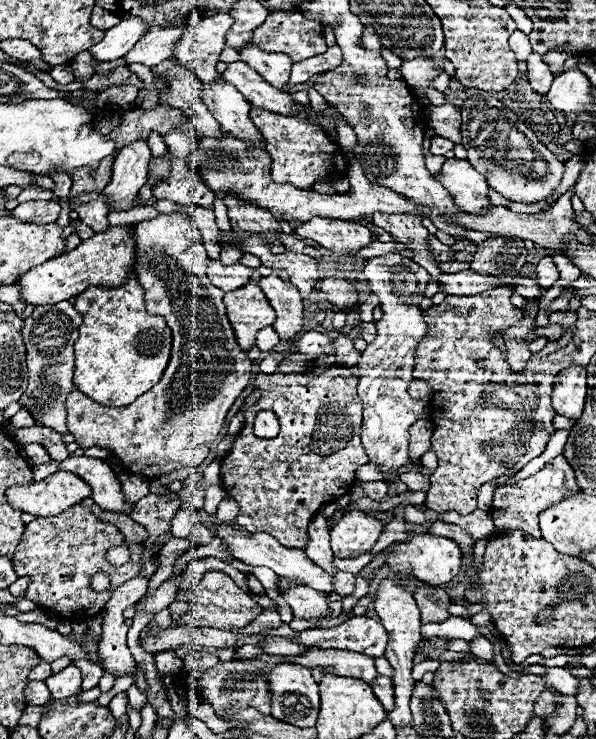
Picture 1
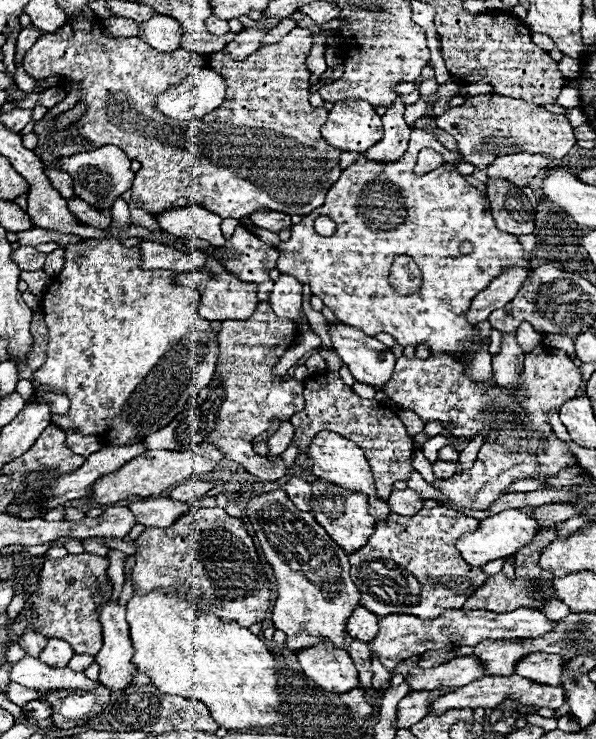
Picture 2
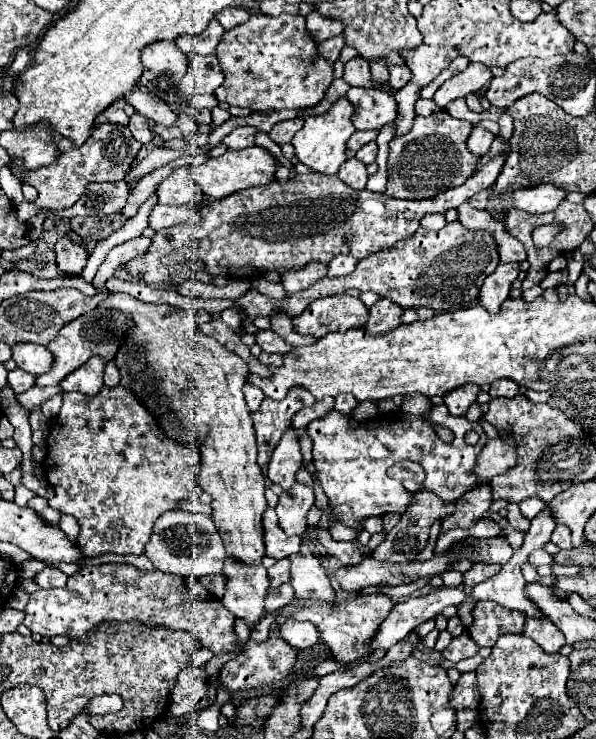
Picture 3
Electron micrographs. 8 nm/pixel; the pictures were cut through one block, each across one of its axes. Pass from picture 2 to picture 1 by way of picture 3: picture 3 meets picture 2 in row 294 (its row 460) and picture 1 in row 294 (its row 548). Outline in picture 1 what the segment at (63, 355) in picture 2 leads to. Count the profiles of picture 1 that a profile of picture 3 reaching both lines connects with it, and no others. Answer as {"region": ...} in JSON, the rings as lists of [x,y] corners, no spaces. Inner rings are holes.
{"region":[[[130,278],[126,284],[118,288],[88,288],[84,294],[76,298],[74,308],[82,314],[82,326],[78,328],[80,336],[74,344],[76,352],[76,366],[74,366],[74,386],[102,406],[128,406],[140,394],[150,390],[158,380],[160,374],[166,370],[170,360],[170,346],[172,346],[172,332],[164,318],[150,316],[144,308],[144,290],[136,278]]]}

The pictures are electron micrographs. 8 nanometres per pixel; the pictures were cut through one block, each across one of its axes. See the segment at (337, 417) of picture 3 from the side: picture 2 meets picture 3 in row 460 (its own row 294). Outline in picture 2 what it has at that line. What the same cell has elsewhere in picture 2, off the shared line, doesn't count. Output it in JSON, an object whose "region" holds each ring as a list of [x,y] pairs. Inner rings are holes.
{"region":[[[420,128],[412,130],[408,150],[394,164],[366,162],[364,156],[360,156],[360,160],[350,168],[346,168],[342,176],[330,186],[324,204],[316,208],[312,214],[304,216],[302,222],[292,226],[290,240],[280,242],[278,246],[280,258],[276,266],[282,274],[292,274],[300,282],[306,282],[312,294],[322,298],[322,302],[332,308],[332,312],[340,322],[358,328],[368,336],[388,332],[402,348],[428,344],[434,356],[440,354],[452,354],[458,358],[464,356],[468,358],[466,374],[472,380],[492,380],[492,356],[488,354],[486,348],[478,352],[470,352],[480,342],[470,342],[474,326],[470,326],[464,320],[464,314],[472,298],[480,290],[486,290],[486,286],[494,278],[498,278],[504,272],[504,268],[512,268],[512,266],[526,268],[530,262],[530,254],[518,244],[514,234],[496,230],[492,214],[486,212],[486,198],[474,186],[470,186],[462,174],[458,174],[456,170],[446,170],[446,166],[440,166],[430,174],[416,178],[412,174],[412,168],[416,166],[416,156],[422,148],[432,148],[440,152],[446,162],[460,160],[460,154],[446,150],[440,142],[434,140],[432,134]],[[318,216],[328,216],[336,222],[336,232],[330,238],[322,238],[314,230],[314,220]],[[464,240],[472,242],[474,246],[472,254],[460,252],[460,244]],[[396,256],[412,256],[414,262],[420,266],[422,282],[424,282],[420,292],[412,296],[398,296],[396,290],[388,284],[390,264],[394,262]]]}

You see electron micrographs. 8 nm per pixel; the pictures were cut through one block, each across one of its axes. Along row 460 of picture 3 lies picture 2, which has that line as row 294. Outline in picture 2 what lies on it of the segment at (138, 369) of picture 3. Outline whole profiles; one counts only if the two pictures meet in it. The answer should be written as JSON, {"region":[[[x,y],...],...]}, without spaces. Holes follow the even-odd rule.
{"region":[[[208,258],[206,260],[206,266],[204,270],[196,270],[196,272],[180,272],[176,274],[174,278],[176,284],[182,284],[182,286],[192,286],[196,290],[200,290],[202,294],[202,306],[200,306],[200,314],[206,318],[206,320],[218,320],[218,322],[224,322],[224,320],[248,320],[256,306],[258,306],[258,298],[256,298],[256,284],[252,282],[242,282],[240,278],[232,276],[224,264],[220,264],[218,260],[214,258]]]}

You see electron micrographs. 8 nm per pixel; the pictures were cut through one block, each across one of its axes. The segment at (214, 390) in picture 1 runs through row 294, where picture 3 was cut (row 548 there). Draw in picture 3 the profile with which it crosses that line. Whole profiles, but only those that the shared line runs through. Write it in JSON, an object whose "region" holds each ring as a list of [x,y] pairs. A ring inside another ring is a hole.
{"region":[[[172,510],[166,512],[156,520],[154,534],[150,542],[146,544],[144,552],[150,562],[156,566],[156,570],[166,574],[178,574],[192,580],[204,578],[208,574],[216,574],[222,570],[222,564],[226,560],[226,552],[220,540],[220,534],[216,532],[214,520],[204,514],[184,512],[184,510]]]}

